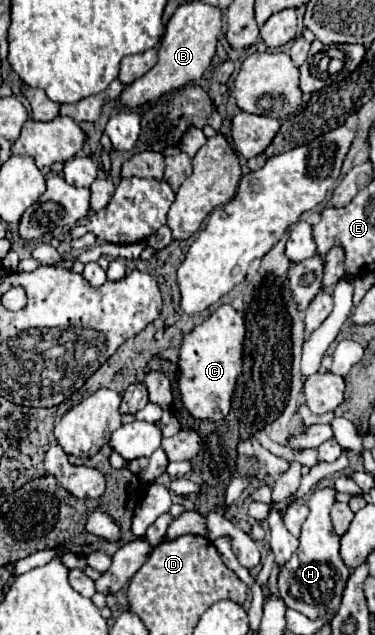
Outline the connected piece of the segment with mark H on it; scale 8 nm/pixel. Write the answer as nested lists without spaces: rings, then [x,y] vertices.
[[[333,487],[317,489],[309,499],[309,515],[303,523],[299,547],[293,553],[293,557],[281,567],[279,573],[279,595],[283,597],[285,605],[289,609],[295,609],[309,619],[315,619],[319,615],[335,613],[341,605],[341,595],[349,579],[349,567],[343,563],[339,555],[339,535],[333,531],[331,523],[331,507],[335,505],[337,491]]]

